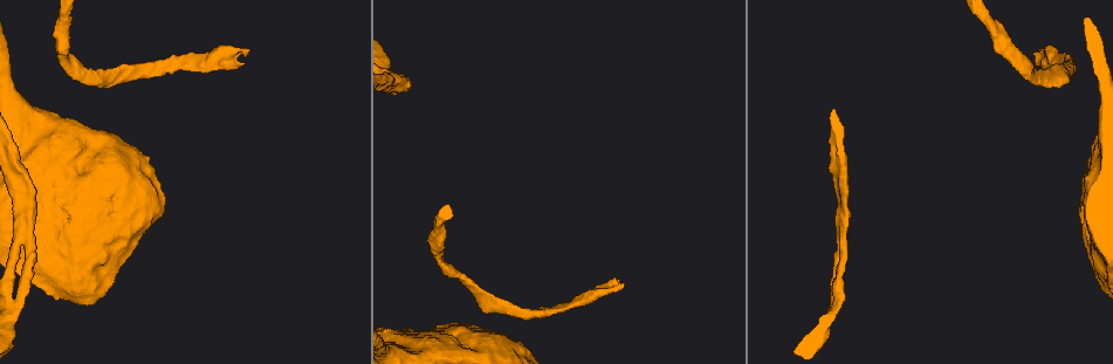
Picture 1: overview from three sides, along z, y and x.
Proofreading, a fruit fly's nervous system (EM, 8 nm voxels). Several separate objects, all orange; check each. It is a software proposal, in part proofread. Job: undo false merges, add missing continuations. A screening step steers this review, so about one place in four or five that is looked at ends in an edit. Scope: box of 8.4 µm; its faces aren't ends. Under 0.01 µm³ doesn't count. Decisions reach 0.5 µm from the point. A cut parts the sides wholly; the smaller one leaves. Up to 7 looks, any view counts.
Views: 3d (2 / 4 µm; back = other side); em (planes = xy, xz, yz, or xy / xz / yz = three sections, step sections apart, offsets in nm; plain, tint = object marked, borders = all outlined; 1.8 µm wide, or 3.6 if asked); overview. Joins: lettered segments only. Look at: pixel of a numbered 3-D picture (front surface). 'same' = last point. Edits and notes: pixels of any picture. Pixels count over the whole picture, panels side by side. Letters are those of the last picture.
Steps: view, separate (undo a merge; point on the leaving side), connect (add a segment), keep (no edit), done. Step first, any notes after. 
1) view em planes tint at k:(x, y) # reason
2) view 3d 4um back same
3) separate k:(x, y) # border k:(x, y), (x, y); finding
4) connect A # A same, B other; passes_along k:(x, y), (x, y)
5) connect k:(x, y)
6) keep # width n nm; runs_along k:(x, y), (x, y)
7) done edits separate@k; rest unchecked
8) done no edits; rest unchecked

view 3d 2um back at 1:(27, 253) # closes a loop

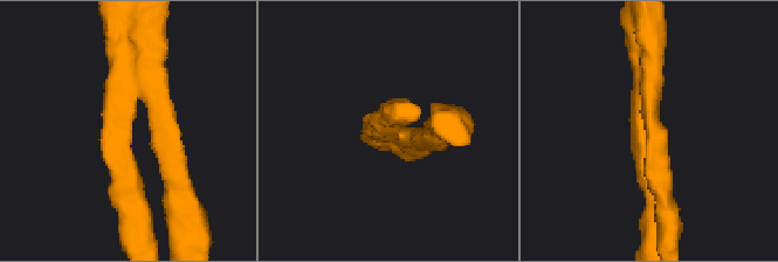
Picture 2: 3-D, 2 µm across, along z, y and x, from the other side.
view em planes plain at 2:(123, 124)

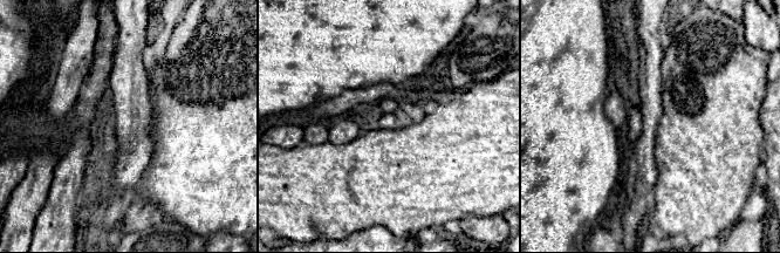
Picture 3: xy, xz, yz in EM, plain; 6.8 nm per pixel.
view em planes borders same # what lies round it

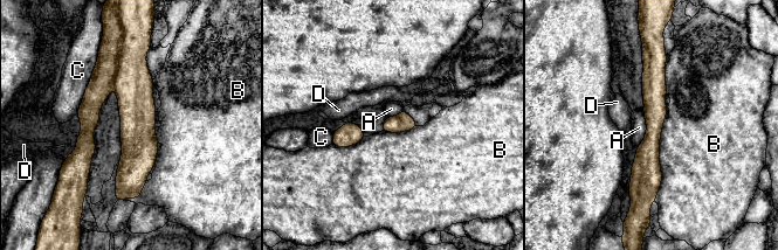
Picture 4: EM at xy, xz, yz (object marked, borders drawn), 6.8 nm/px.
keep # A other, B other, C other, D other; all the same cell

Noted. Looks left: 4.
view 3d 4um at 1:(401, 79) # an open end

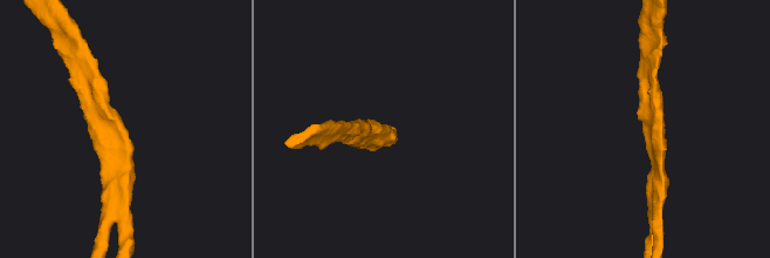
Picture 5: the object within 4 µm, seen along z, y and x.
view em xy step 4 borders at 5:(649, 123) # shape alone is not enough

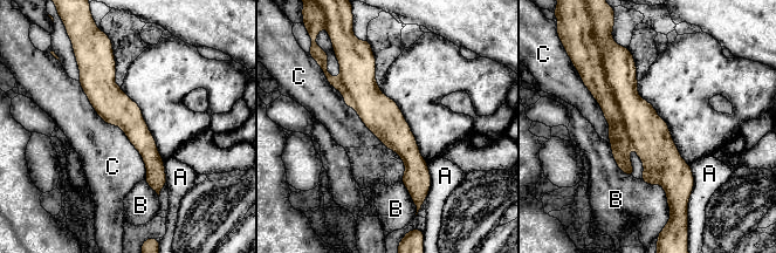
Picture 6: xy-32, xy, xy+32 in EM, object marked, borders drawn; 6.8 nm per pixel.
view em planes borders same

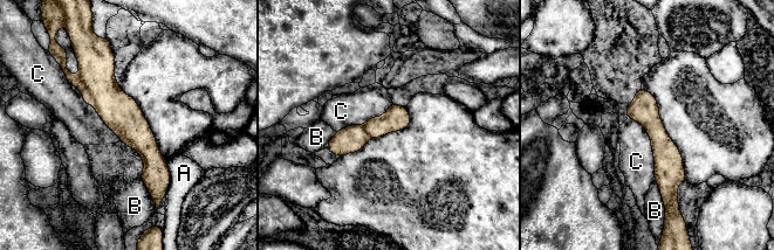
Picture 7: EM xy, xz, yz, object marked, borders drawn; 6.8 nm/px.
keep # width 170 nm; A other, B other, C other; border 7:(62, 71), (139, 155), (139, 178); none of them fits

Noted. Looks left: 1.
done no edits; rest unchecked

